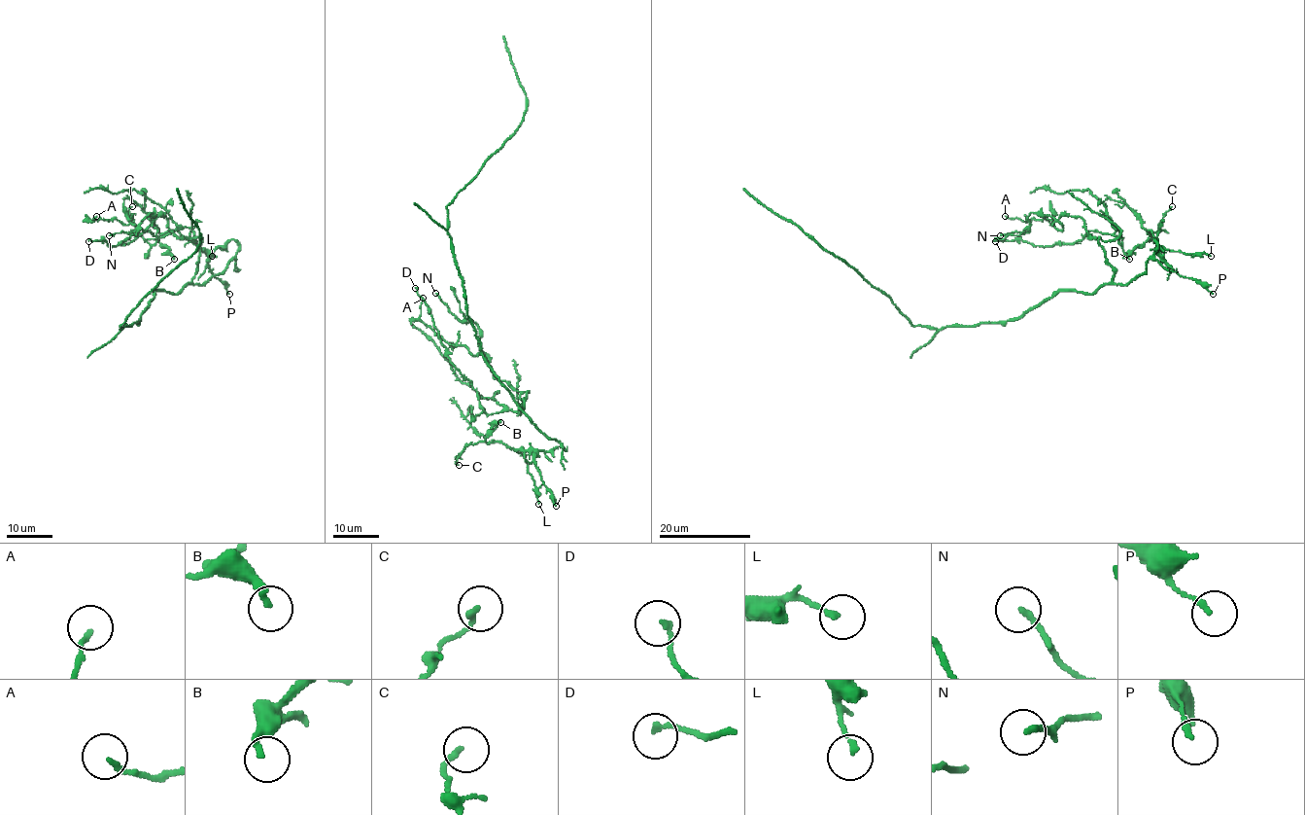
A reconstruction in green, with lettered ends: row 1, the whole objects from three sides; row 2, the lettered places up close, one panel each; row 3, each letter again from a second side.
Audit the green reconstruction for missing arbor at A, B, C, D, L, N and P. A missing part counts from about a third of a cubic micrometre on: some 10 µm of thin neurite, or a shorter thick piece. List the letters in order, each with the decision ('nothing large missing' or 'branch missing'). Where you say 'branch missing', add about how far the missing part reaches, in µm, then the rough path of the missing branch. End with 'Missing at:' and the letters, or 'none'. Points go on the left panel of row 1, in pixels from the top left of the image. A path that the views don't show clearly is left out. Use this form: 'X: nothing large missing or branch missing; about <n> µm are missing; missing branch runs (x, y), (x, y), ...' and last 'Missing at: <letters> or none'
A: nothing large missing
B: nothing large missing
C: nothing large missing
D: nothing large missing
L: nothing large missing
N: nothing large missing
P: nothing large missing
Missing at: none

